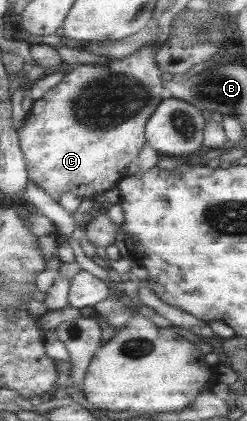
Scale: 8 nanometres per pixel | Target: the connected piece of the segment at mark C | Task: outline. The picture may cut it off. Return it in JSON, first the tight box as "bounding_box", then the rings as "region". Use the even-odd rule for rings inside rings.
{"bounding_box":[18,45,166,201],"region":[[[157,45],[143,46],[131,56],[109,59],[105,67],[99,64],[75,65],[55,88],[49,90],[41,100],[33,102],[18,130],[19,146],[31,183],[42,188],[56,201],[63,194],[75,194],[86,199],[112,190],[128,175],[129,164],[146,144],[145,124],[166,96],[161,70],[155,62],[157,48]]]}

